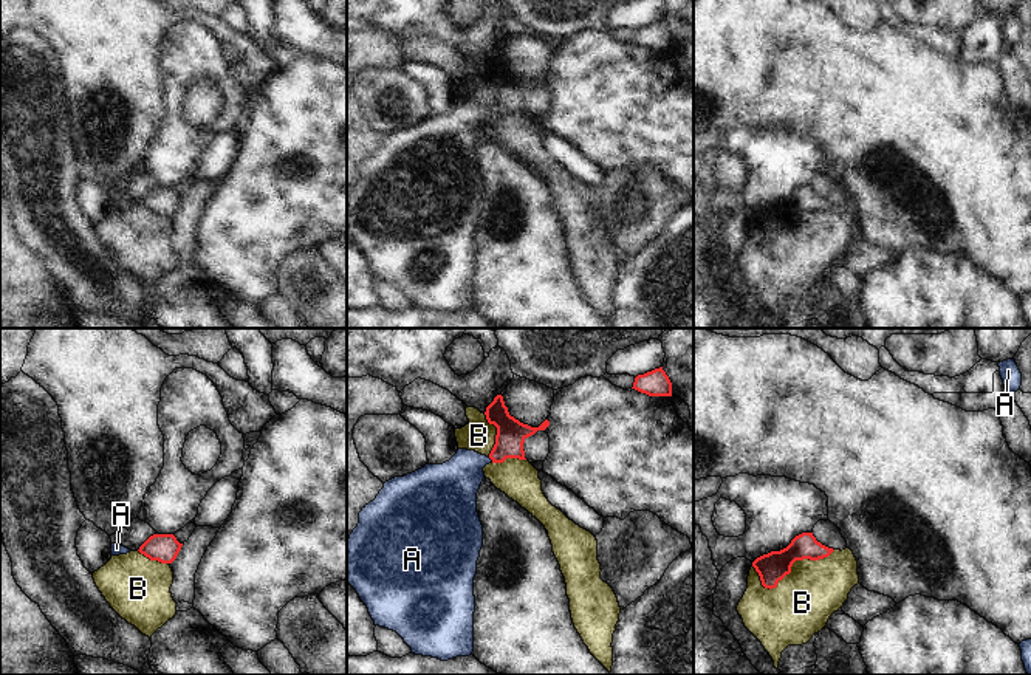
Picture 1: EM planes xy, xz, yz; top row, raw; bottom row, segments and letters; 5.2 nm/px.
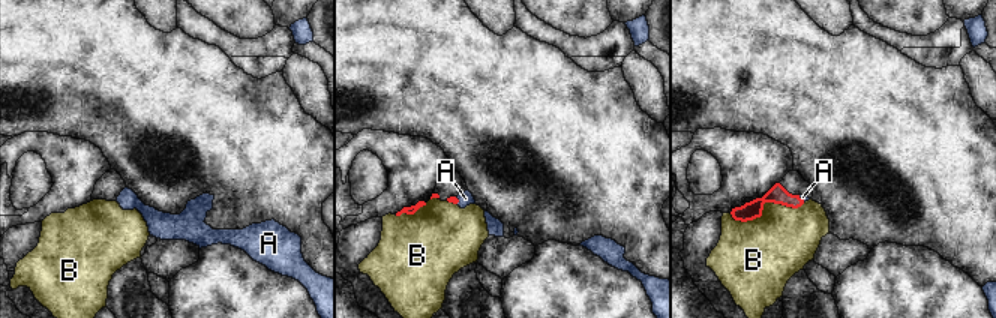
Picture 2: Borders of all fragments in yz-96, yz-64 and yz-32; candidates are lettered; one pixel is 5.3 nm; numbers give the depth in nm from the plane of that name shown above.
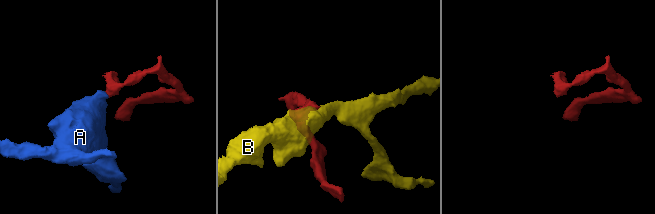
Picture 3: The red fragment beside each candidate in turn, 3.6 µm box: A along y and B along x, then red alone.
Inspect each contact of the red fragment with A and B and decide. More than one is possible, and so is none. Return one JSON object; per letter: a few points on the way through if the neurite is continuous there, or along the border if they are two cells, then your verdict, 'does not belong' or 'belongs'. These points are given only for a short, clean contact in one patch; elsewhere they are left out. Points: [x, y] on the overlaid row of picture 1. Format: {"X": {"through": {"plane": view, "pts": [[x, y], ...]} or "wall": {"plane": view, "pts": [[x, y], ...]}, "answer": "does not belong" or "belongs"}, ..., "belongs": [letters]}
{"A": {"through": {"plane": "xz", "pts": [[511, 434], [510, 440], [491, 459], [477, 462], [452, 486]]}, "answer": "belongs"}, "B": {"answer": "does not belong"}, "belongs": ["A"]}

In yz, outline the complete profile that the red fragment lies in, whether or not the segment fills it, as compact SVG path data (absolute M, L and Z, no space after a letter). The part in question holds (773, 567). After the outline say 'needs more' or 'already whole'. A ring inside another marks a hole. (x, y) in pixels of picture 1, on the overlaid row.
M802 533L796 536L786 548L757 557L752 567L759 573L762 585L771 590L791 573L791 567L796 560L819 560L828 557L833 551L833 548L817 542L813 533Z; already whole

